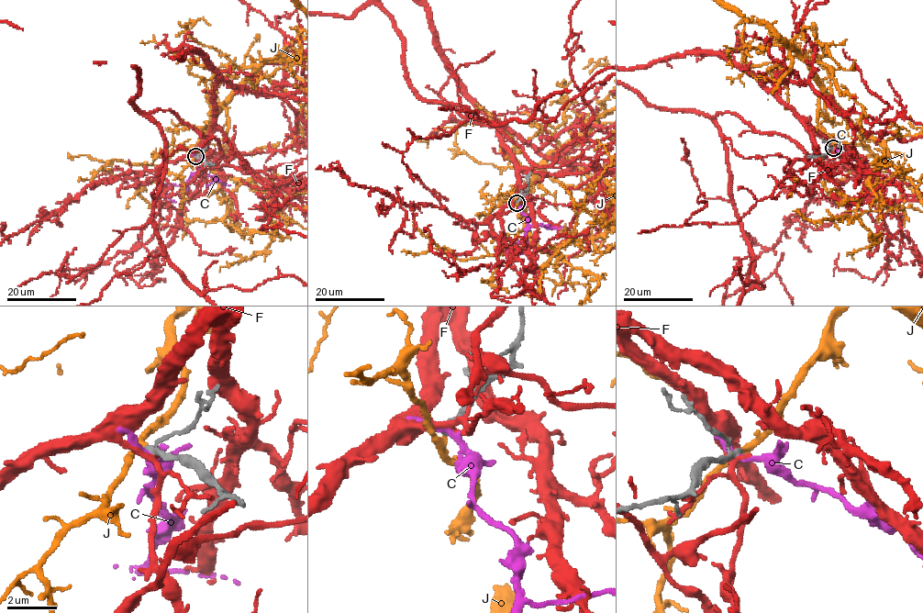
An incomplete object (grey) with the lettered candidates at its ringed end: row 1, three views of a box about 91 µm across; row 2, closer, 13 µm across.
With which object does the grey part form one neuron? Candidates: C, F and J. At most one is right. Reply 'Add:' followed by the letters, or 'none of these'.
Add: J

